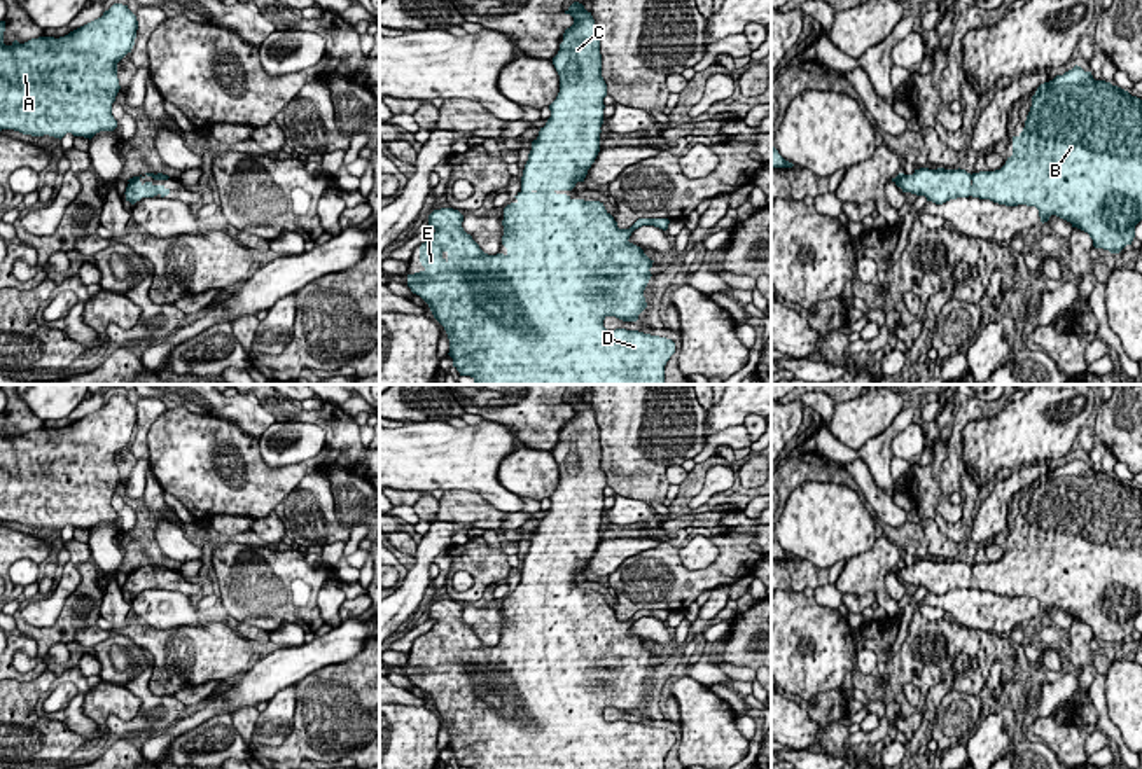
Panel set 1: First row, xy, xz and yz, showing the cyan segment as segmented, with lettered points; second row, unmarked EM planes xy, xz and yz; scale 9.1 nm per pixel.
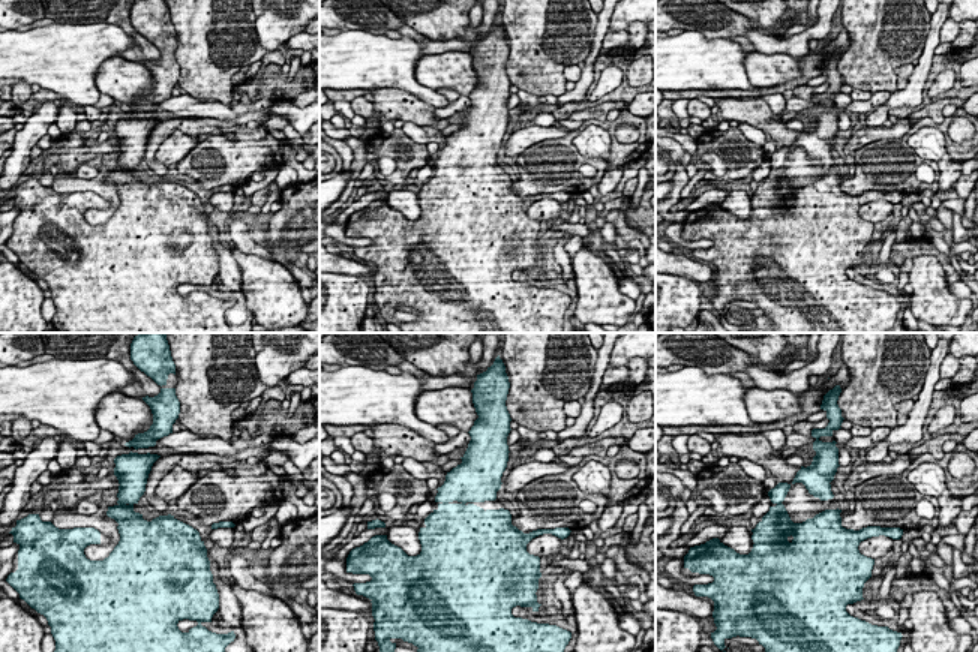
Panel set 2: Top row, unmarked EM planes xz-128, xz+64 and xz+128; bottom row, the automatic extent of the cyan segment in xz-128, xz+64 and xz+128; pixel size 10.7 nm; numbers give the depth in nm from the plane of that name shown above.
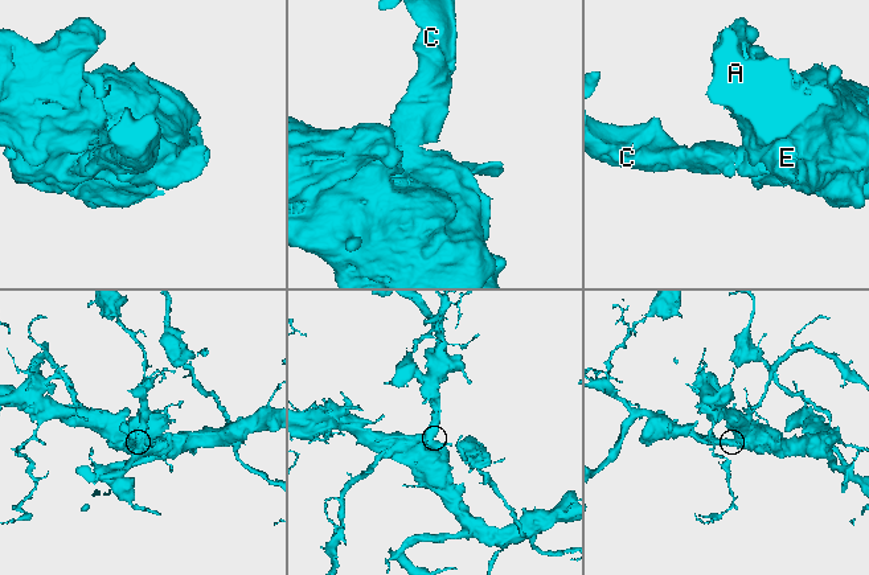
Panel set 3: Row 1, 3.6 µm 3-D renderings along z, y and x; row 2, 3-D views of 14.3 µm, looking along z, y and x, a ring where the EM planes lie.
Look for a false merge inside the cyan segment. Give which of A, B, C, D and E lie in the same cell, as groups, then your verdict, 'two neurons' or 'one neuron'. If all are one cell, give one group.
A B C D E | one neuron

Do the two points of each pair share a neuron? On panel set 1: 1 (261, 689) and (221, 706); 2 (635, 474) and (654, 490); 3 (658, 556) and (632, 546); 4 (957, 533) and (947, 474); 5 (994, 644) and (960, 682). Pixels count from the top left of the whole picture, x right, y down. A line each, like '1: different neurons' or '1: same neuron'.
1: same neuron
2: same neuron
3: different neurons
4: different neurons
5: same neuron

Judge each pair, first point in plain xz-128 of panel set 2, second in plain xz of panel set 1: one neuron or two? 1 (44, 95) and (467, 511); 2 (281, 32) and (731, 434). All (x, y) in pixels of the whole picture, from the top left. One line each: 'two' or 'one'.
1: one
2: two

